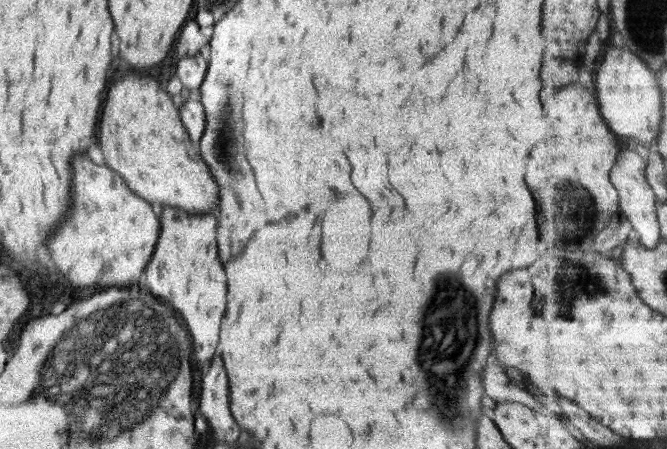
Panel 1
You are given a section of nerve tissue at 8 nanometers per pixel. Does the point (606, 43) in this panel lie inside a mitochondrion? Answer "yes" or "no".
no

